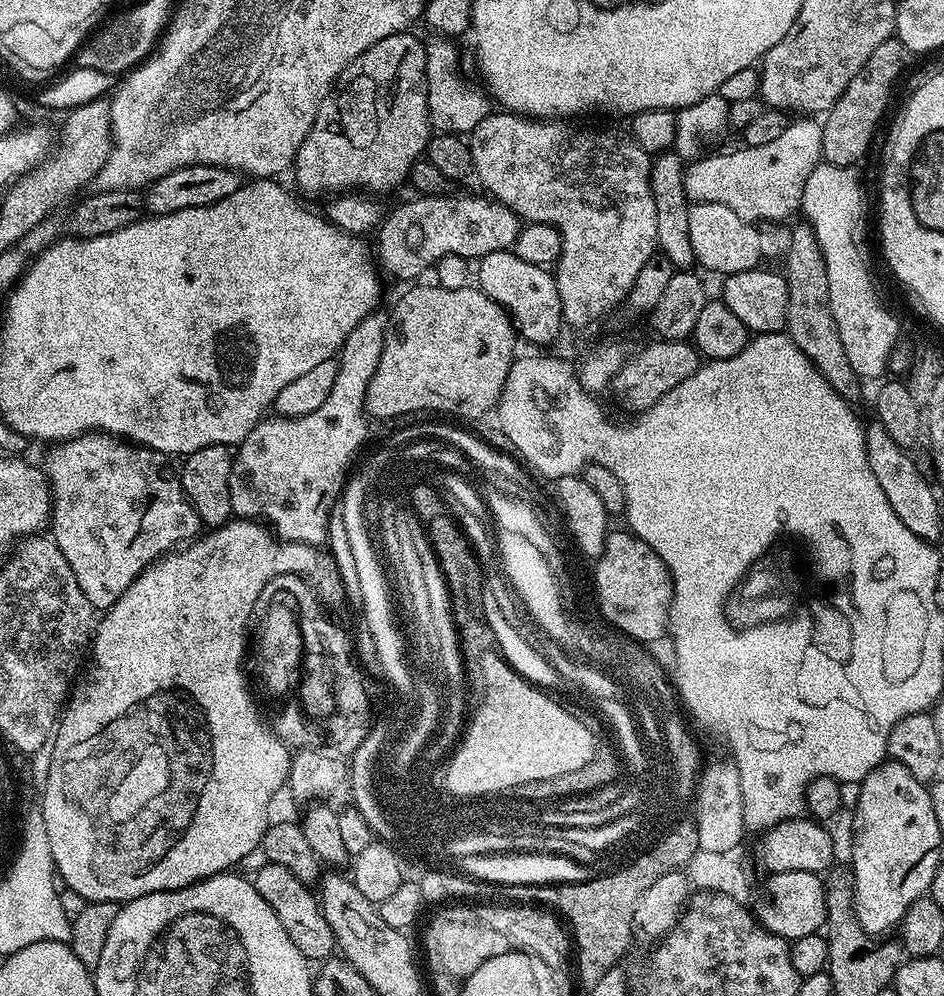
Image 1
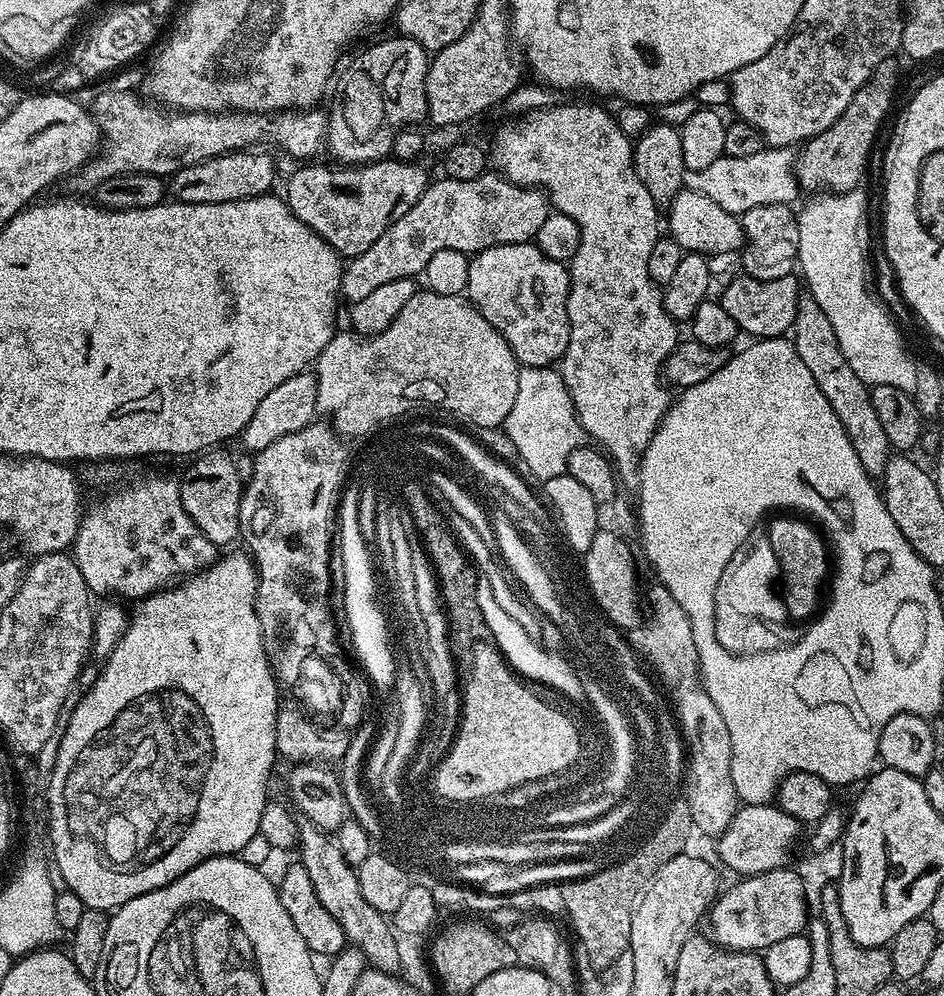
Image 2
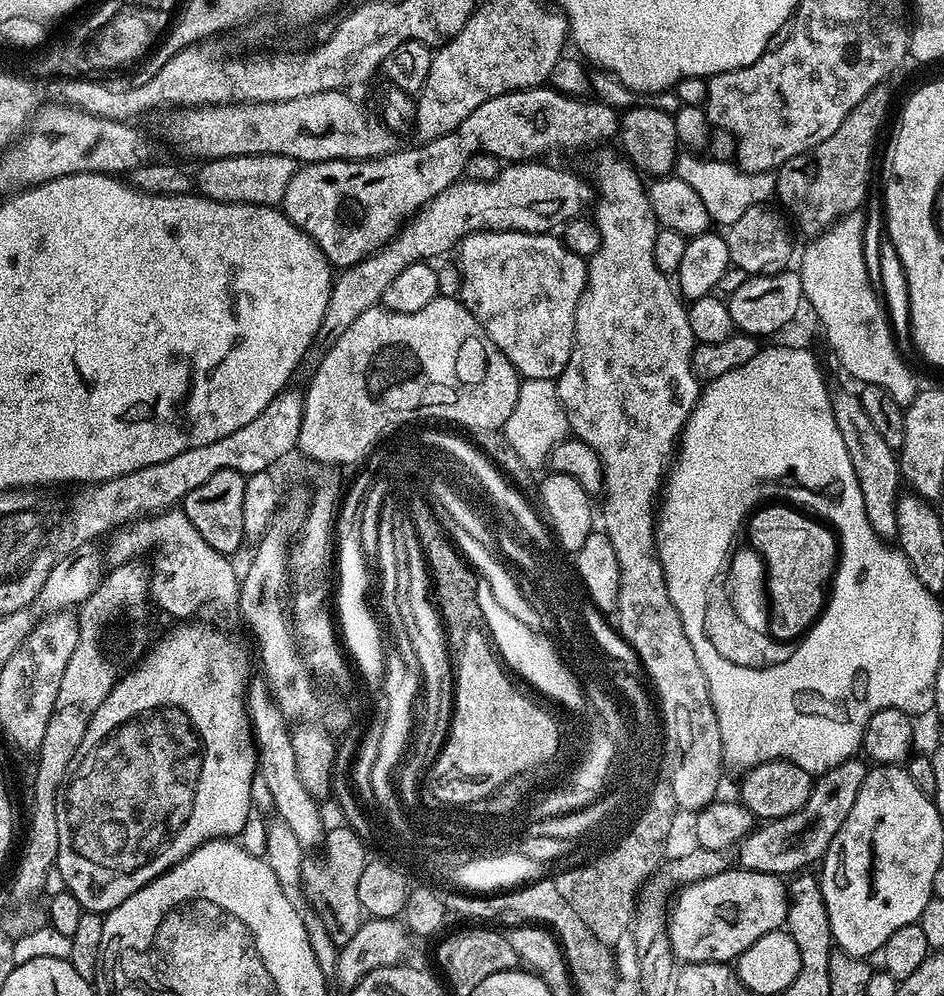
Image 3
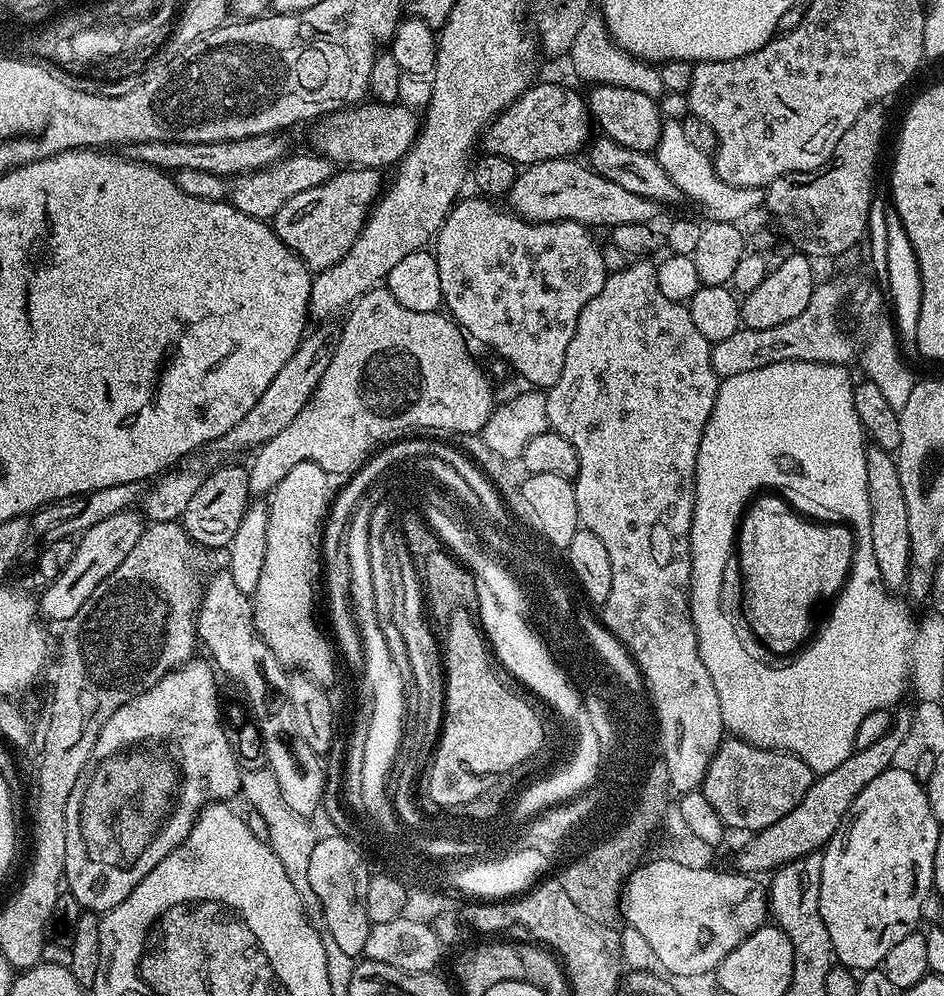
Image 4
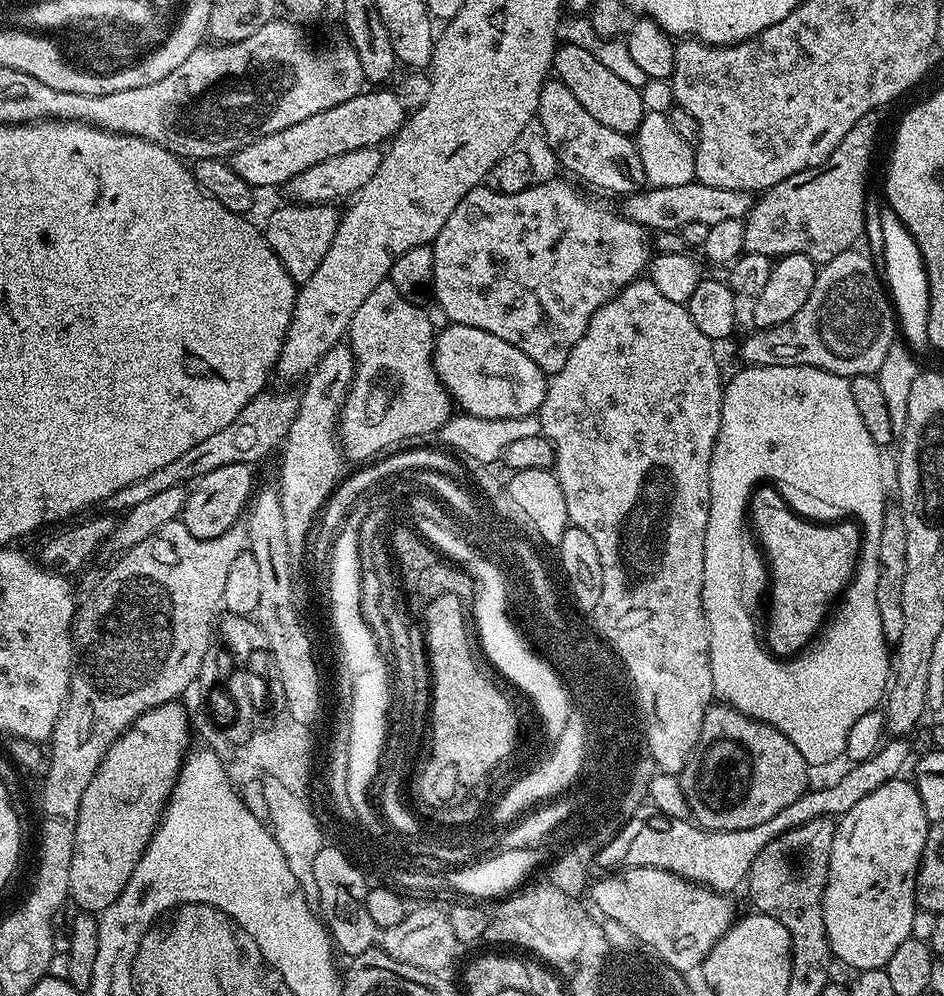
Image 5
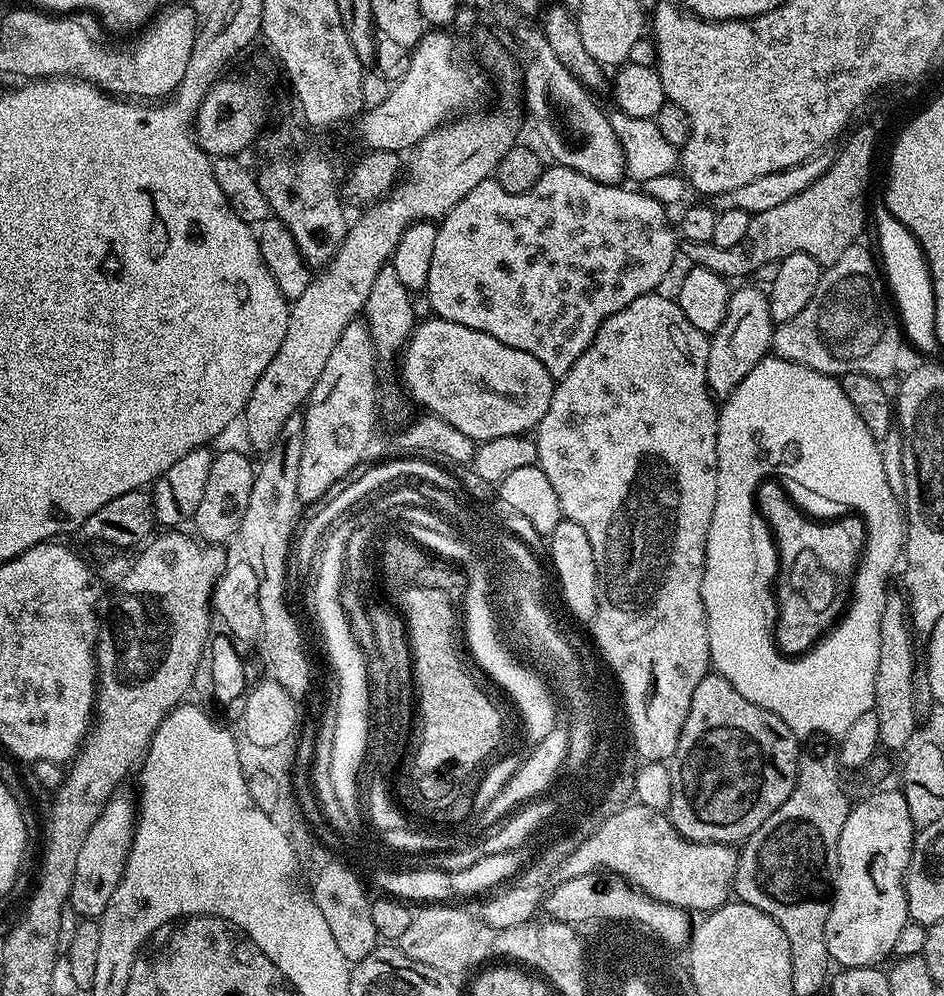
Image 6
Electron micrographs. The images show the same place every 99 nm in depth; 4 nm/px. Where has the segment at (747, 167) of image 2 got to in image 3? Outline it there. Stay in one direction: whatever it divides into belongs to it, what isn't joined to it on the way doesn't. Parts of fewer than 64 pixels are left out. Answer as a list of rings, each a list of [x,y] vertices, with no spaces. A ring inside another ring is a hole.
[[[690,152],[677,155],[675,175],[678,175],[688,186],[693,186],[698,196],[702,198],[703,205],[711,221],[723,226],[736,222],[748,208],[763,204],[773,197],[776,189],[776,177],[768,172],[743,172],[729,161],[715,161],[707,159],[703,162],[700,157]]]

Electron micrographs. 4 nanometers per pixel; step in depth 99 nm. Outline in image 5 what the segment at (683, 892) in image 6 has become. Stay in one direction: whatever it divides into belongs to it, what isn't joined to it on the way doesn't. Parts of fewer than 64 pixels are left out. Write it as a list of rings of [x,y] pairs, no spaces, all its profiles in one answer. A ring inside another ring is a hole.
[[[891,737],[871,758],[851,765],[850,770],[840,780],[826,788],[809,789],[800,795],[797,801],[761,825],[752,826],[747,830],[710,831],[689,819],[675,819],[672,828],[666,822],[658,822],[656,830],[638,820],[630,824],[622,836],[615,836],[606,843],[604,855],[606,854],[608,863],[614,863],[614,866],[620,868],[666,869],[667,872],[689,878],[692,883],[714,889],[715,892],[730,894],[739,885],[743,885],[759,851],[775,838],[813,821],[816,817],[844,815],[871,791],[892,779],[897,779],[903,773],[901,770],[910,756],[912,746],[909,742],[907,737]]]

